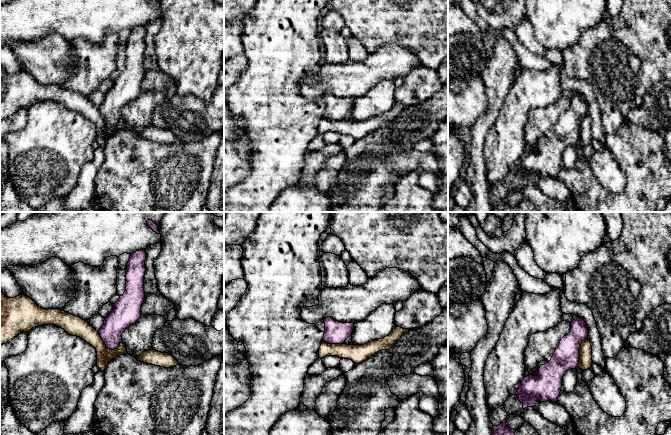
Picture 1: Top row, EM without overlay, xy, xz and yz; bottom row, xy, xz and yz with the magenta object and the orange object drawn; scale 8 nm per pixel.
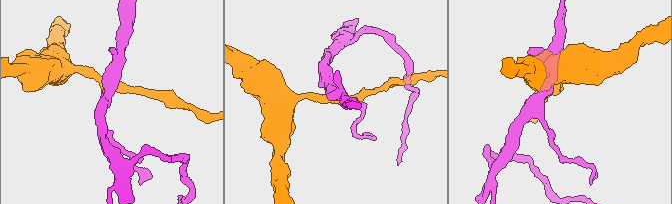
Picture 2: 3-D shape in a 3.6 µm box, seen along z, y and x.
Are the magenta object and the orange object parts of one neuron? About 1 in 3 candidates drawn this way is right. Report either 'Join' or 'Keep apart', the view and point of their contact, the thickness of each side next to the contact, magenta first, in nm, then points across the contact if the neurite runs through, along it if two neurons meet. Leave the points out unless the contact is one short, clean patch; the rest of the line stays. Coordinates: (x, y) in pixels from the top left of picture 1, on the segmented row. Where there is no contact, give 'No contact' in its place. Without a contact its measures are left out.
Keep apart. Touches magenta at xy (106, 346). Thickness 180 nm (magenta) against 140 nm. Boundary: xy (97, 331), (108, 348), (115, 349), (120, 344)

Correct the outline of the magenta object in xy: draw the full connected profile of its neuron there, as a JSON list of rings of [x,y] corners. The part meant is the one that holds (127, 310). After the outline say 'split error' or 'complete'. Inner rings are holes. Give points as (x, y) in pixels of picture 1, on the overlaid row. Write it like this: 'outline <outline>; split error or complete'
outline [[[145,249],[130,254],[126,269],[126,290],[114,304],[98,331],[106,347],[116,349],[122,342],[122,333],[141,317],[141,306],[145,299],[144,275]]]; complete

